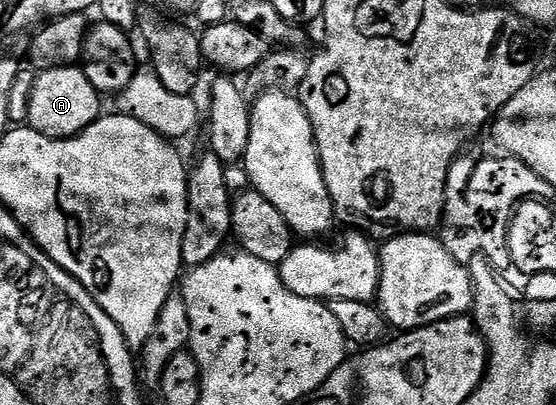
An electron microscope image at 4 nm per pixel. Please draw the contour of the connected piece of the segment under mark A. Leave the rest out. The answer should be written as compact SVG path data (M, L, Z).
M82 68L44 69L36 76L33 95L29 99L26 124L46 137L78 137L101 116L101 94L85 76Z

